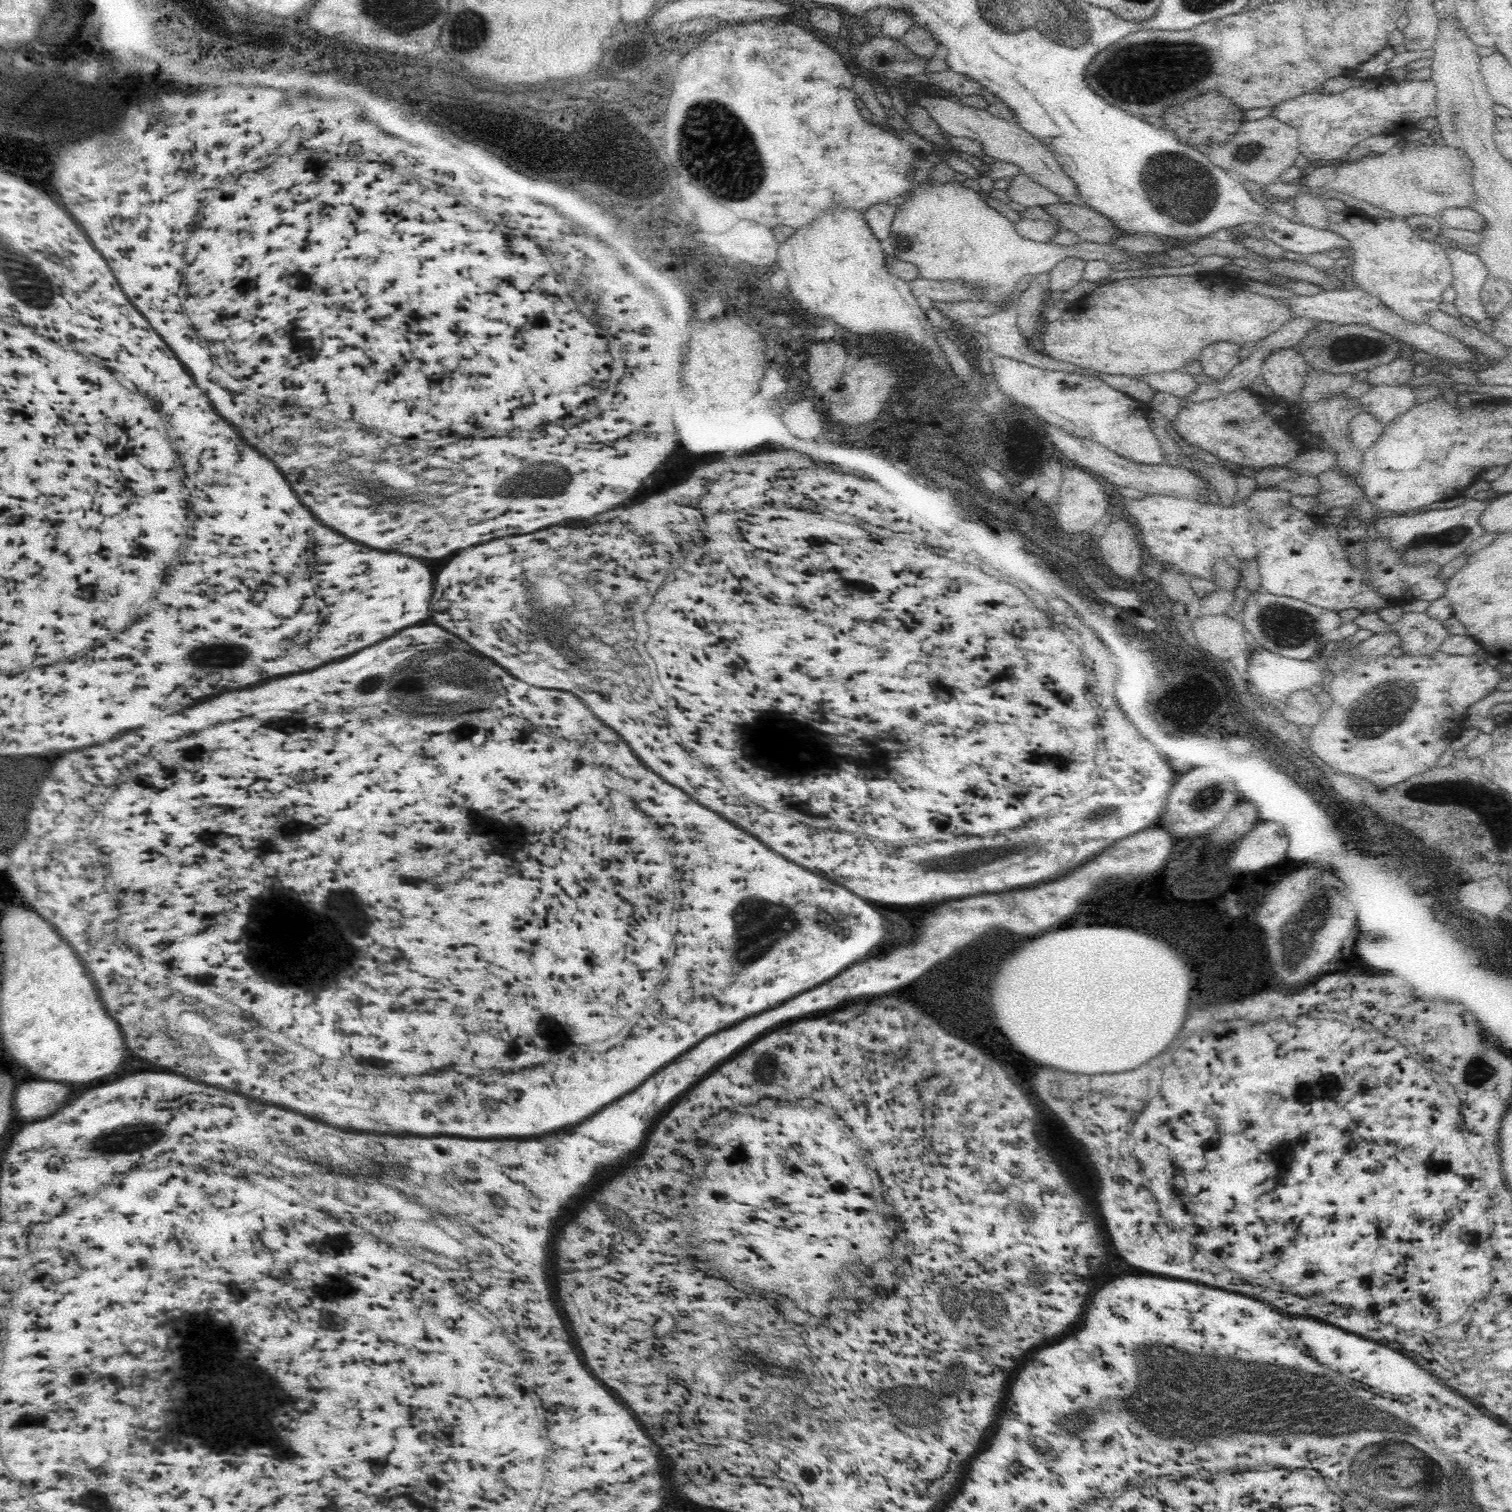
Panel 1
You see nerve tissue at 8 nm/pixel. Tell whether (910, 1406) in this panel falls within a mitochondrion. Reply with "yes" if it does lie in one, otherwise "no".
yes

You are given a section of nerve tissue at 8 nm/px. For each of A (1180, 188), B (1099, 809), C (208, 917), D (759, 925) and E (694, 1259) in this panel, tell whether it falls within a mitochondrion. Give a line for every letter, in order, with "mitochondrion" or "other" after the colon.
A: mitochondrion
B: mitochondrion
C: other
D: mitochondrion
E: other

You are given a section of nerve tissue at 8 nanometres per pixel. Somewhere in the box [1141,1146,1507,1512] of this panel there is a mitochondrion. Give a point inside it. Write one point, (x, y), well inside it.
(1397, 1470)

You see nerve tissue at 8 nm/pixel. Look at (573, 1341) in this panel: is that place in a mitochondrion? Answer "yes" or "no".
no

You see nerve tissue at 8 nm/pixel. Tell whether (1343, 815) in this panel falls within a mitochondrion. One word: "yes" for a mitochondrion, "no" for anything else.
no

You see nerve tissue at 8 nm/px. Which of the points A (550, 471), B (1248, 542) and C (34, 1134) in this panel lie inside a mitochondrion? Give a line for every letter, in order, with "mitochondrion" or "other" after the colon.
A: mitochondrion
B: other
C: other

